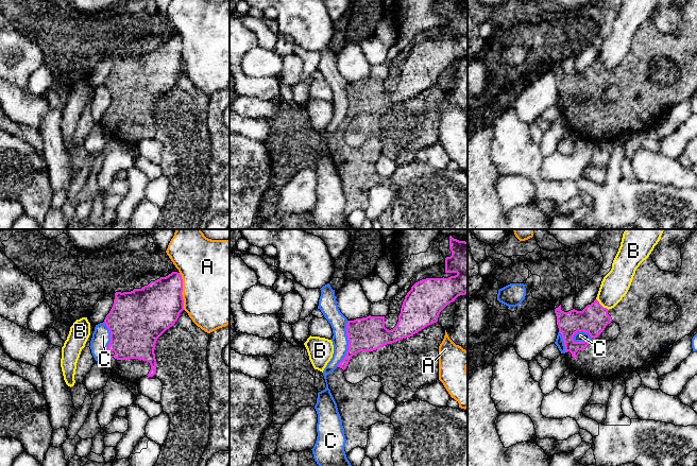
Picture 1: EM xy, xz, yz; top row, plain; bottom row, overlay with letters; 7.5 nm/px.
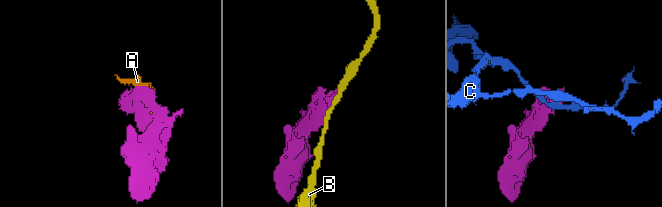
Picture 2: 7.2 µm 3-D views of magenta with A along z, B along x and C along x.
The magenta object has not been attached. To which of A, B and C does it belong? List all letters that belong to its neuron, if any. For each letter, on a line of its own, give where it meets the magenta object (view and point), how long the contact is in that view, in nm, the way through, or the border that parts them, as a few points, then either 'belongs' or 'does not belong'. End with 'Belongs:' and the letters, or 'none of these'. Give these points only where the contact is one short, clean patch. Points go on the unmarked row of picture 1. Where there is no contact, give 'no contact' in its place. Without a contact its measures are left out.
A: xy (182, 53) | 280 nm | does not belong
B: yz (600, 67) | 130 nm | does not belong
C: xz (349, 106) | 360 nm | along xz (347, 83), (347, 113), (337, 128) | does not belong
Belongs: none of these

